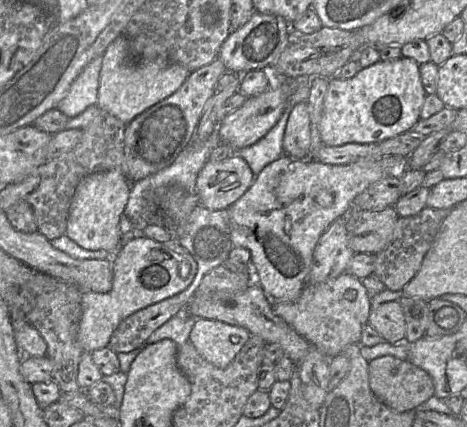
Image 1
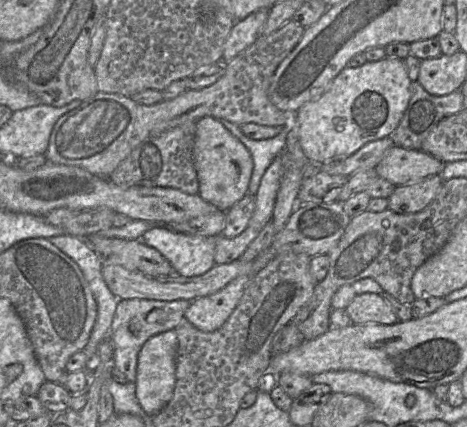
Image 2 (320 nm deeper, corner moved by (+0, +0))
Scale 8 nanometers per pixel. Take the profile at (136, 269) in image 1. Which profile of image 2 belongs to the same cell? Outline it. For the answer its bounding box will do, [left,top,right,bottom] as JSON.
[141,223,217,277]

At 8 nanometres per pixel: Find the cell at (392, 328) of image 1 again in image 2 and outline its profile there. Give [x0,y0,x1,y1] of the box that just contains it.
[345,293,399,325]

